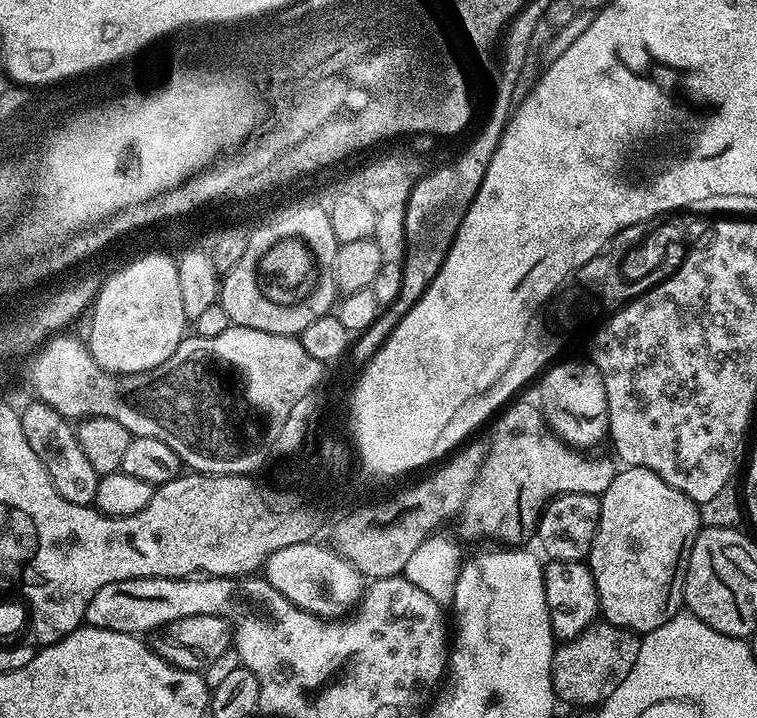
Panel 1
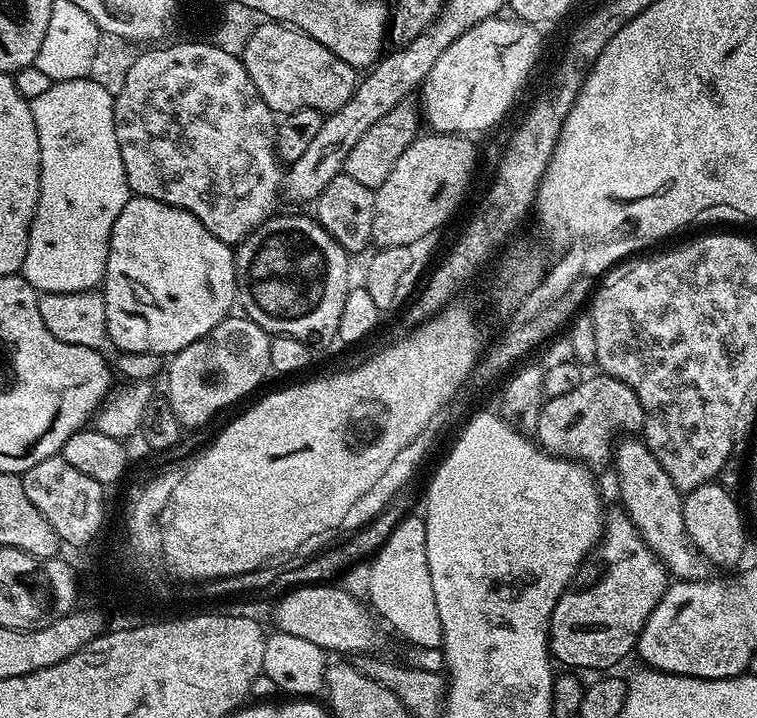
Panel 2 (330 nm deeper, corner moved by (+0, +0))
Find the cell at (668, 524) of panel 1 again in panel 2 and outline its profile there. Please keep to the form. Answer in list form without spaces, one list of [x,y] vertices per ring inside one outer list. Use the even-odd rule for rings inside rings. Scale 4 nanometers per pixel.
[[[617,510],[617,512],[607,513],[604,534],[594,549],[594,559],[583,565],[578,580],[579,583],[569,586],[562,594],[562,598],[558,598],[558,606],[554,606],[554,614],[548,623],[548,650],[551,659],[557,665],[564,664],[560,666],[568,670],[615,669],[612,667],[619,660],[626,659],[630,654],[633,655],[647,618],[654,610],[654,606],[658,606],[664,591],[668,589],[670,583],[668,569],[650,550],[650,546],[646,546],[646,542],[640,537],[639,530],[634,526],[627,512]]]

